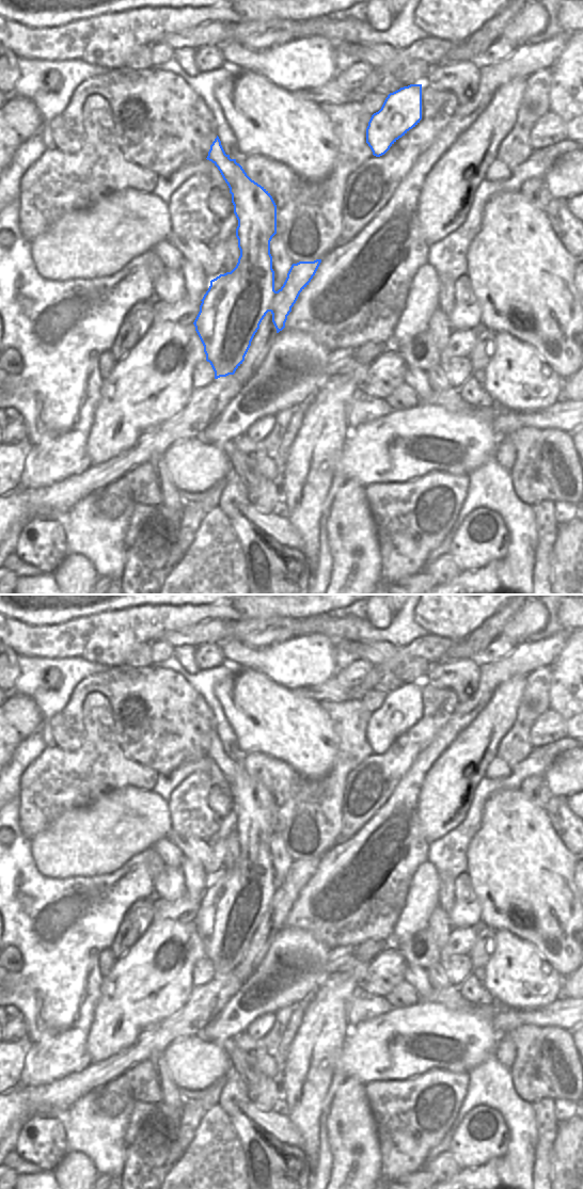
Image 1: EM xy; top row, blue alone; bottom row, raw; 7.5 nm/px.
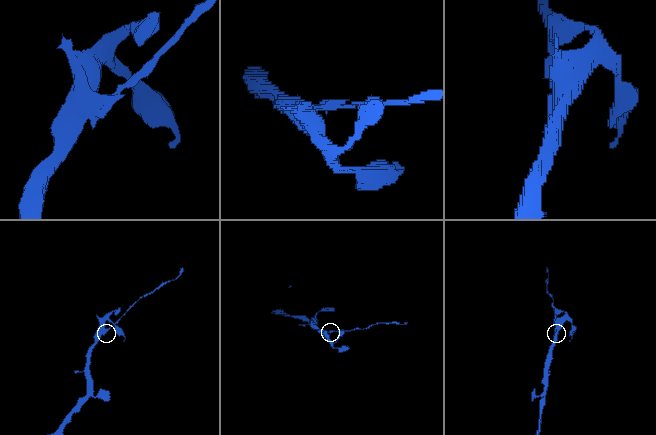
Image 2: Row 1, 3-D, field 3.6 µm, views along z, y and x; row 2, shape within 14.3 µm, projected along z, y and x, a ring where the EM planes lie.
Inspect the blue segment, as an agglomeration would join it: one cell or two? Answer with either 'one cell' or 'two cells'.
two cells

